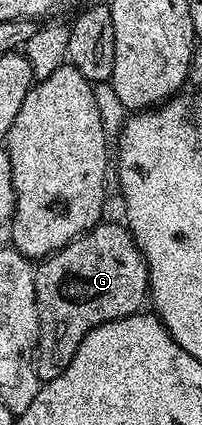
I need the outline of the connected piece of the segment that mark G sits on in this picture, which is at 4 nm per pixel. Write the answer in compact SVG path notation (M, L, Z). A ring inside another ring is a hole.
M99 223L94 228L89 229L84 235L77 237L72 243L68 243L60 251L51 253L35 268L34 278L36 279L36 303L38 304L38 347L34 358L34 370L38 373L39 382L45 383L56 379L56 375L60 375L68 367L68 363L72 363L72 355L76 355L76 351L80 347L80 343L84 343L84 335L88 335L88 331L92 331L96 327L100 327L109 321L115 321L121 317L130 317L133 313L139 312L147 304L148 294L150 292L150 276L148 275L148 267L146 261L142 258L142 253L138 250L138 245L134 241L134 236L126 228L125 224L106 225L107 223Z

